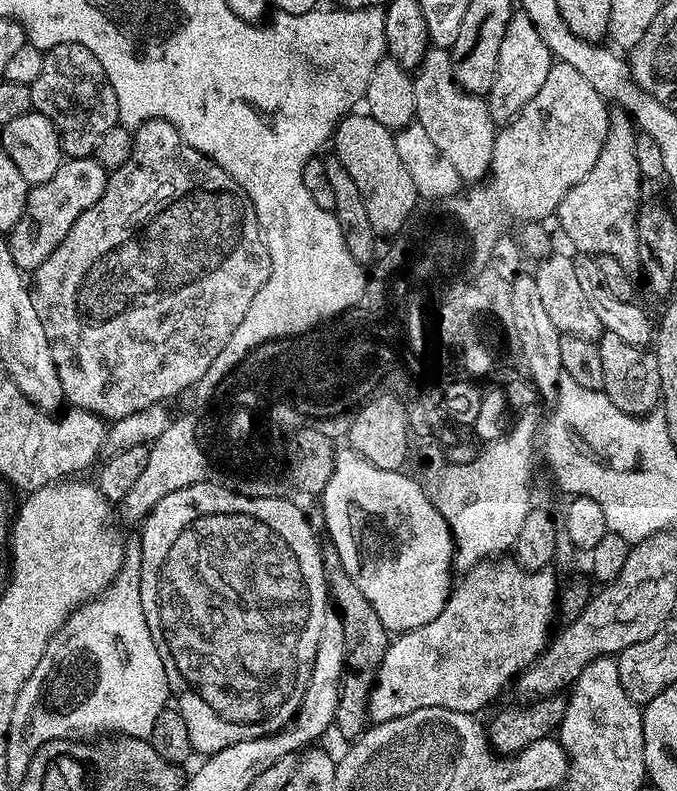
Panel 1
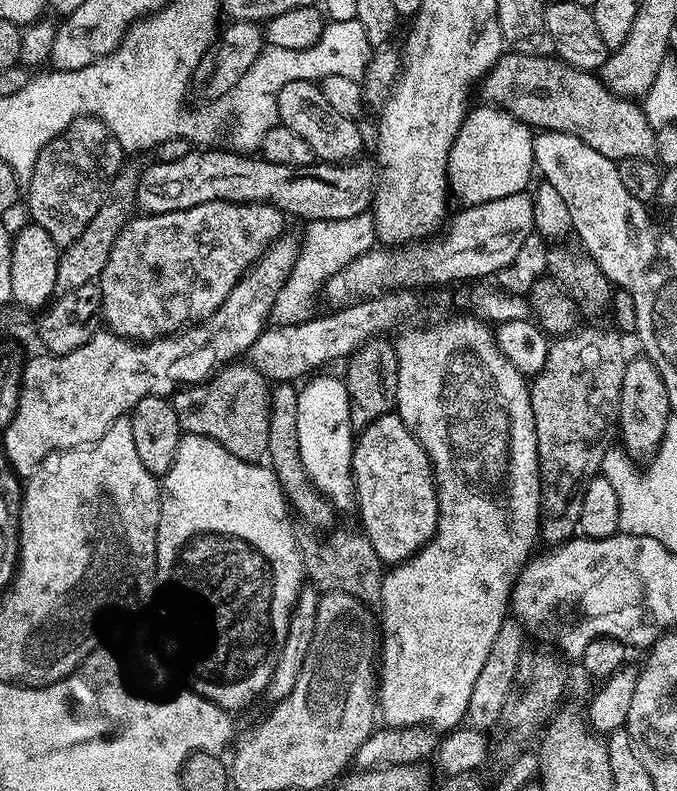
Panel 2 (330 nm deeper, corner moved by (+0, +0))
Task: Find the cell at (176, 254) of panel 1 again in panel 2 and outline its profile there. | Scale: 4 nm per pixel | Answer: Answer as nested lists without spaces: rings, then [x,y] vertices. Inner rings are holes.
[[[225,200],[202,202],[202,206],[186,210],[137,215],[118,234],[98,281],[107,331],[128,340],[147,342],[209,320],[218,306],[230,298],[230,290],[234,290],[245,272],[285,231],[284,223],[284,213],[272,204],[235,204]]]

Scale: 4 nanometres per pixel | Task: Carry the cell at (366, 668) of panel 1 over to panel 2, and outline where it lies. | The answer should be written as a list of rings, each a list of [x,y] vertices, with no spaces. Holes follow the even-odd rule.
[[[280,382],[272,388],[272,408],[268,419],[270,434],[268,435],[268,455],[266,460],[271,467],[272,473],[275,474],[282,486],[291,511],[297,517],[300,515],[312,527],[309,529],[323,534],[331,532],[337,525],[338,509],[316,488],[310,478],[310,474],[306,472],[305,464],[302,463],[302,450],[298,450],[299,397],[297,385],[292,382]]]

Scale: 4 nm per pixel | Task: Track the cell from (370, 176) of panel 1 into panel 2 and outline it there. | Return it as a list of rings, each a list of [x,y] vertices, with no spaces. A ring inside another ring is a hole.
[[[310,80],[286,82],[278,90],[279,123],[284,124],[294,134],[298,134],[314,150],[317,161],[330,164],[351,162],[361,155],[364,136],[360,133],[359,123],[350,117],[343,117],[330,106],[321,92],[321,85]]]

